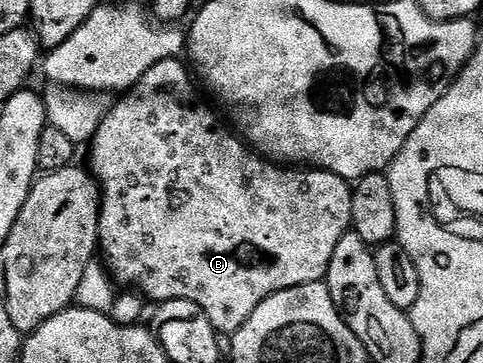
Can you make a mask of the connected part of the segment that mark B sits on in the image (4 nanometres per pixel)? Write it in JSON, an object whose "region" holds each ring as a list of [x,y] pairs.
{"region":[[[180,57],[168,58],[167,60],[159,60],[159,64],[155,64],[155,68],[151,68],[146,74],[144,74],[137,83],[134,84],[131,89],[126,90],[124,94],[120,95],[116,99],[117,102],[106,109],[101,122],[97,126],[97,131],[93,137],[89,150],[89,163],[87,163],[87,169],[90,174],[93,175],[98,187],[99,187],[99,201],[101,204],[101,215],[99,216],[99,232],[97,233],[97,240],[99,243],[100,253],[105,253],[103,257],[104,265],[107,267],[109,274],[112,277],[114,283],[120,284],[122,287],[131,288],[127,286],[134,286],[132,288],[138,295],[144,296],[150,303],[160,304],[167,301],[174,300],[187,300],[194,301],[195,304],[202,307],[207,320],[214,331],[218,335],[225,334],[225,336],[233,335],[237,329],[251,316],[251,312],[255,312],[255,308],[259,308],[259,304],[263,304],[263,300],[267,300],[273,294],[278,294],[280,290],[286,290],[287,288],[295,288],[296,286],[302,286],[308,282],[322,281],[329,273],[329,265],[331,264],[331,256],[335,252],[335,244],[339,244],[339,240],[342,236],[352,227],[353,217],[351,216],[351,200],[353,199],[353,187],[346,179],[335,176],[330,170],[318,170],[316,168],[282,168],[280,165],[274,164],[272,161],[266,160],[262,155],[256,152],[250,152],[247,149],[246,143],[242,141],[240,137],[228,125],[221,126],[219,119],[213,115],[213,110],[209,106],[204,106],[203,103],[197,99],[197,90],[193,87],[195,83],[194,75],[191,73],[190,67],[186,65],[184,61],[181,63]]]}

